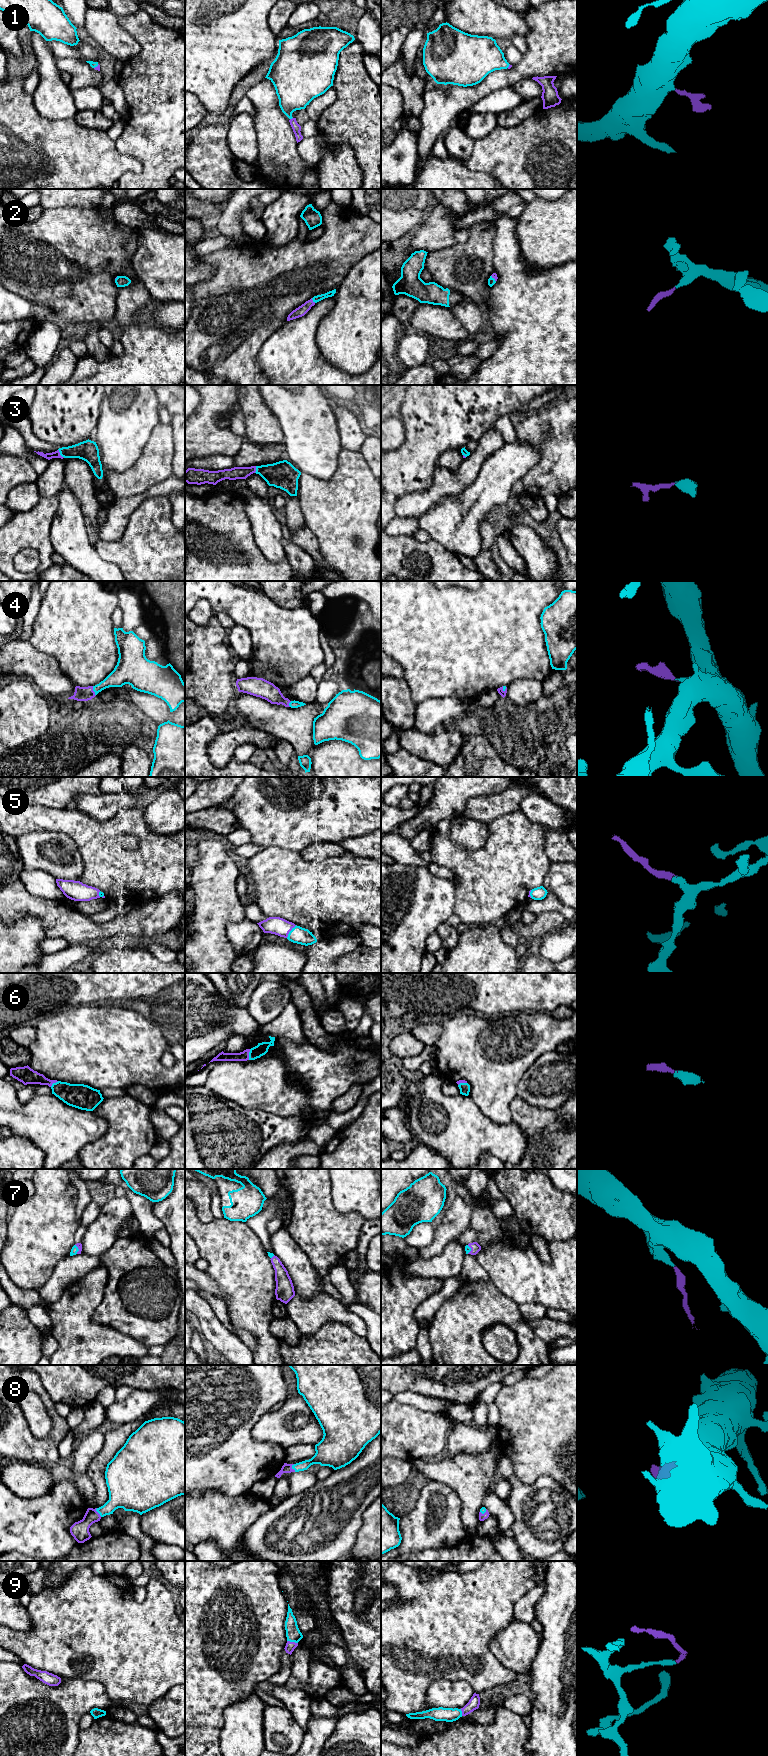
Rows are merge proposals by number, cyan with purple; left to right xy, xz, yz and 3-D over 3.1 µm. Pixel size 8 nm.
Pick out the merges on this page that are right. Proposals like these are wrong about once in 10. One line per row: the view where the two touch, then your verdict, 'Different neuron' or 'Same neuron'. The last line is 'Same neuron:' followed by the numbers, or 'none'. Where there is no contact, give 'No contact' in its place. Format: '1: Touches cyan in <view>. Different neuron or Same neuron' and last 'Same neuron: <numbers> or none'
1: Touches cyan in xz. Same neuron
2: Touches cyan in xz. Same neuron
3: Touches cyan in xy. Same neuron
4: Touches cyan in xy. Same neuron
5: Touches cyan in xz. Same neuron
6: Touches cyan in xz. Same neuron
7: Touches cyan in xy. Same neuron
8: Touches cyan in xz. Same neuron
9: Touches cyan in xz. Same neuron
Same neuron: 1, 2, 3, 4, 5, 6, 7, 8, 9

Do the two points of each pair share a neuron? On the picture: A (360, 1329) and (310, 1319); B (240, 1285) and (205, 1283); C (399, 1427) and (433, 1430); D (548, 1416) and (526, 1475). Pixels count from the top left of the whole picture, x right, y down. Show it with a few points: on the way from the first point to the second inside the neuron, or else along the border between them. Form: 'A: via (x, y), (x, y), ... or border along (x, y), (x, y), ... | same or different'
A: via (348, 1317), (342, 1314), (322, 1314) | same
B: border along (205, 1271), (225, 1294), (227, 1305) | different
C: via (407, 1430), (425, 1430) | same
D: via (545, 1431), (530, 1460) | same

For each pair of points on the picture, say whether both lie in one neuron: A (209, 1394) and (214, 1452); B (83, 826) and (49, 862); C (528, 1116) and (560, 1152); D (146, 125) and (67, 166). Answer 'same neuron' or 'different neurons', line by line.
A: same neuron
B: different neurons
C: same neuron
D: different neurons

